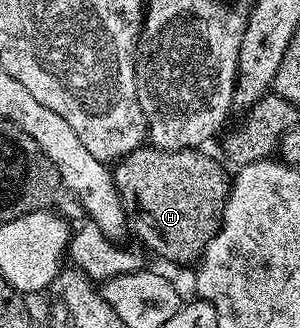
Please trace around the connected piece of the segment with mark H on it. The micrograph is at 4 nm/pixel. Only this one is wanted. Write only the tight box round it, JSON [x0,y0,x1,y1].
[111,146,231,265]

